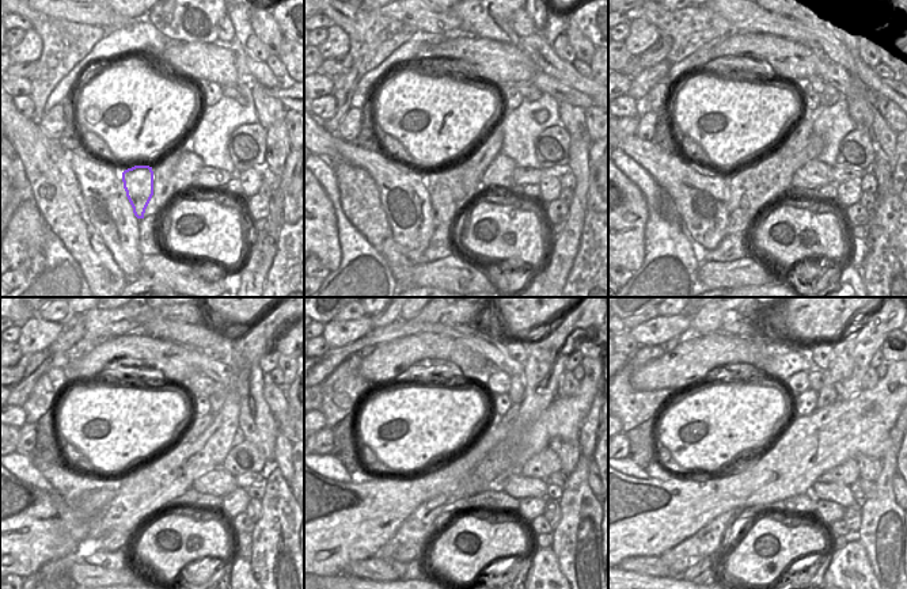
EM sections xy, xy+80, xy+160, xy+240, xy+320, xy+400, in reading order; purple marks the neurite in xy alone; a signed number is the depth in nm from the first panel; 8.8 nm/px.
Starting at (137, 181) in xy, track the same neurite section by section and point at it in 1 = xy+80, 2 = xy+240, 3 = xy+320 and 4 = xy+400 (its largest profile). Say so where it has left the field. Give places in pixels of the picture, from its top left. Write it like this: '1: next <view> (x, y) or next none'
1: next xy+80 (446, 208)
2: next xy+240 (114, 540)
3: next xy+320 (406, 553)
4: next xy+400 (708, 562)

